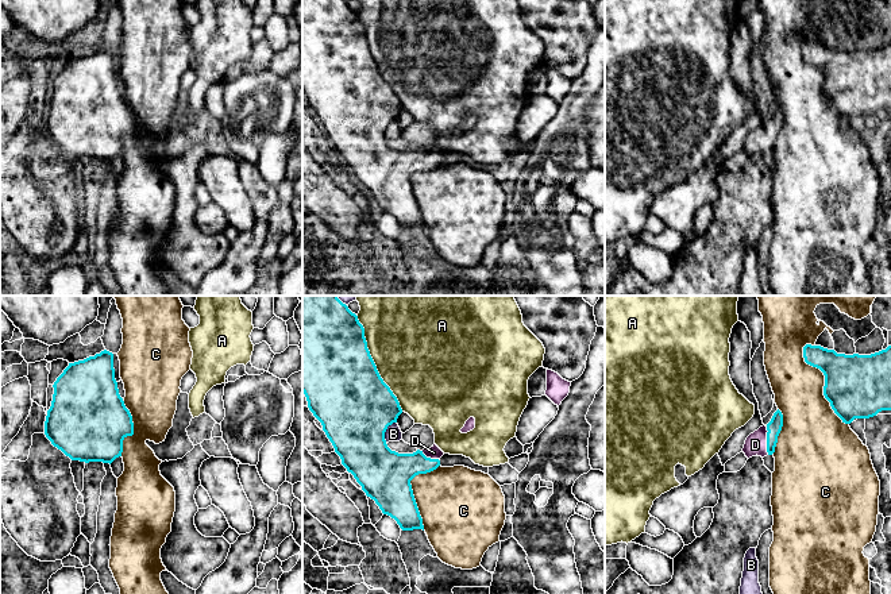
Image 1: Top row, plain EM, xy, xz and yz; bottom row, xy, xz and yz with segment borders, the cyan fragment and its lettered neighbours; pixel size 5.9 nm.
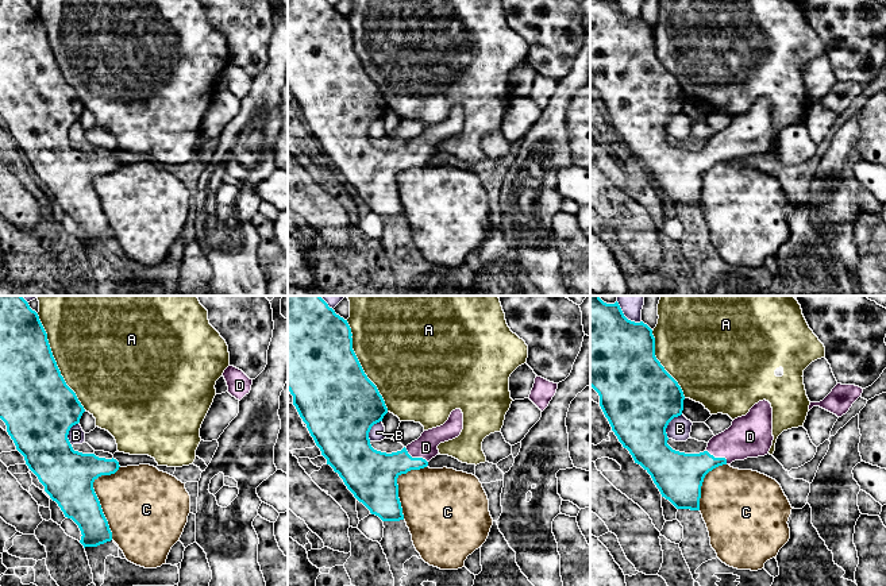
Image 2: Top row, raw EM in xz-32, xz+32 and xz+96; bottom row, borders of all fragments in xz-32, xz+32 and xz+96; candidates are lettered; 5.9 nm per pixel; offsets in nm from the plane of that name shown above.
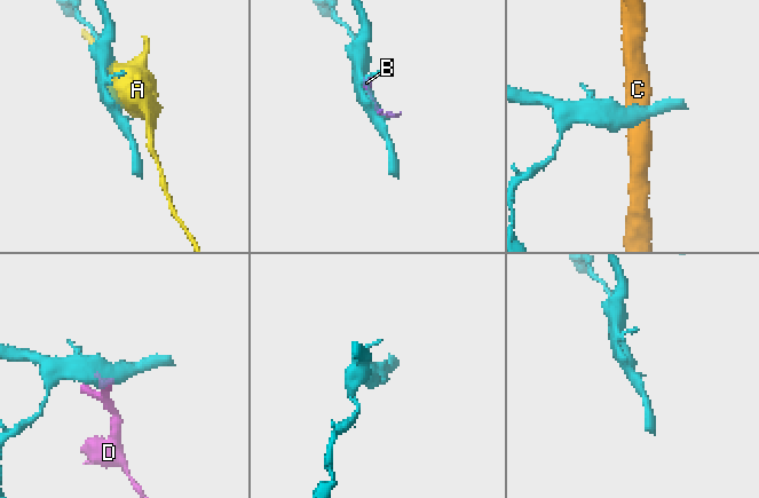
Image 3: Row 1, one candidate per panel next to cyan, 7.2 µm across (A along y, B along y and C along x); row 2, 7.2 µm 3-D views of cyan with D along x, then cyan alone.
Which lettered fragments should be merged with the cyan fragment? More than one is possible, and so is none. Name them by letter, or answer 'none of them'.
D

